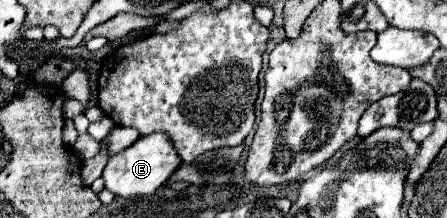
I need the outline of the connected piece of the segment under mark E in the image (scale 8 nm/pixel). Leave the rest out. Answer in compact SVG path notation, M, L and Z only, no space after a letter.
M151 134L151 136L141 136L135 144L131 144L129 148L113 154L109 158L109 164L103 170L103 180L105 180L105 188L109 192L113 192L115 196L121 198L135 198L135 196L151 196L155 194L155 190L159 186L163 186L171 172L179 166L181 158L175 152L171 138L167 134Z

